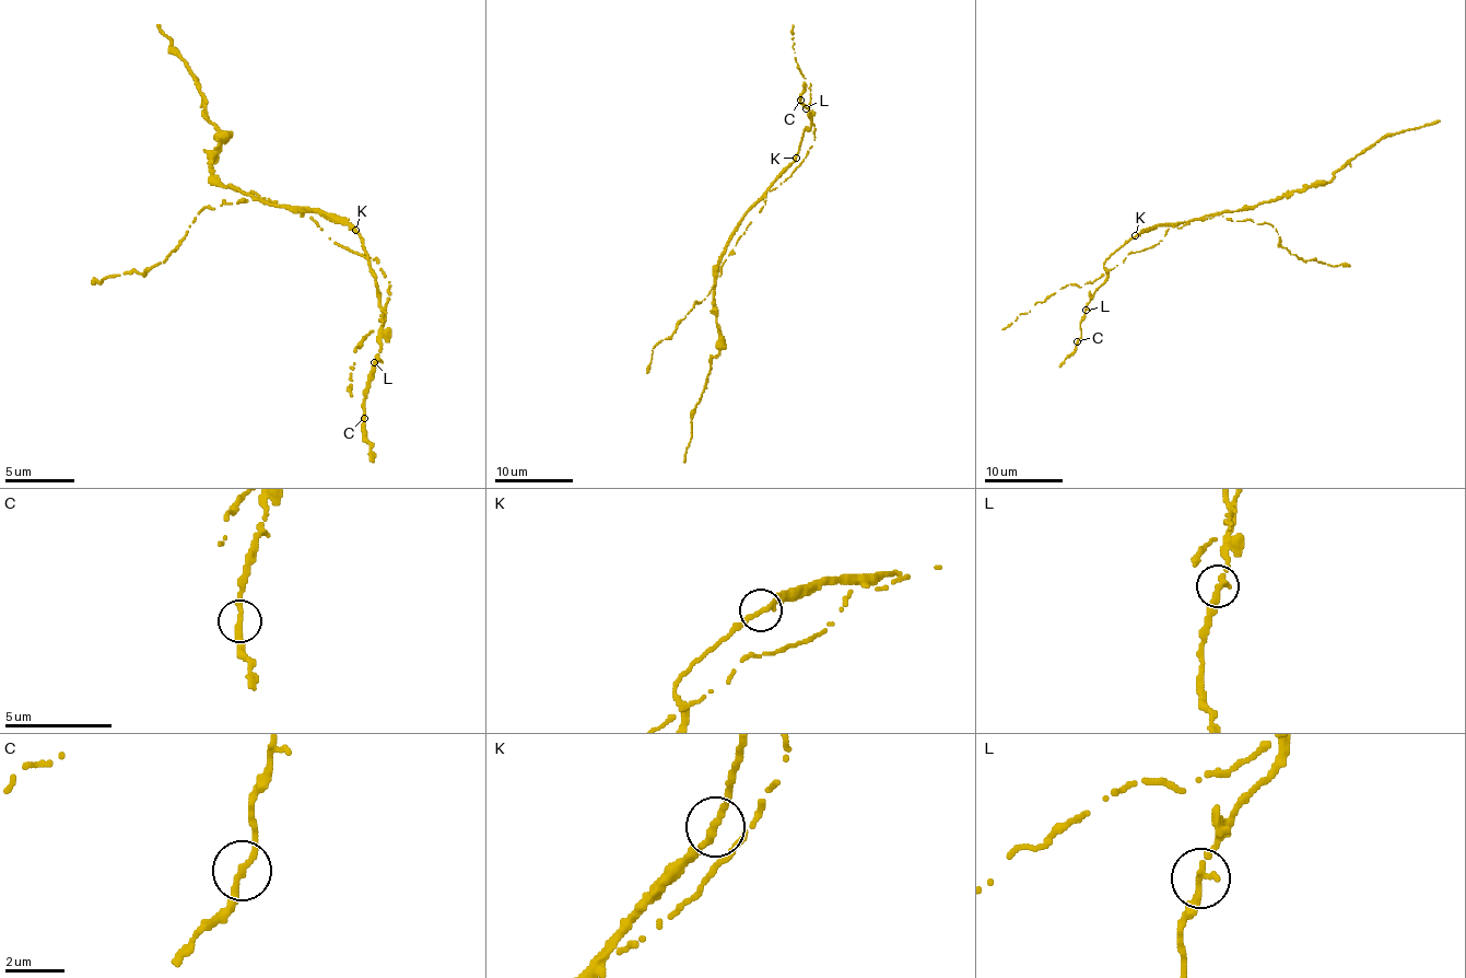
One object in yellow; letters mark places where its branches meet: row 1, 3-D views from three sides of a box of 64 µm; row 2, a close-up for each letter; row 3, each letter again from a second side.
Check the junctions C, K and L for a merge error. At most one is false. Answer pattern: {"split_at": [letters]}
{"split_at": ["K"]}

